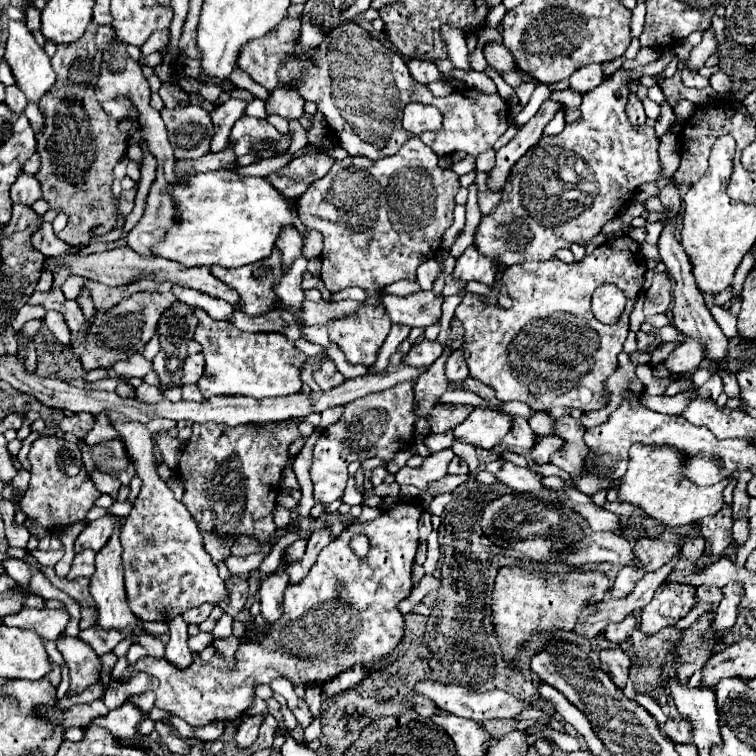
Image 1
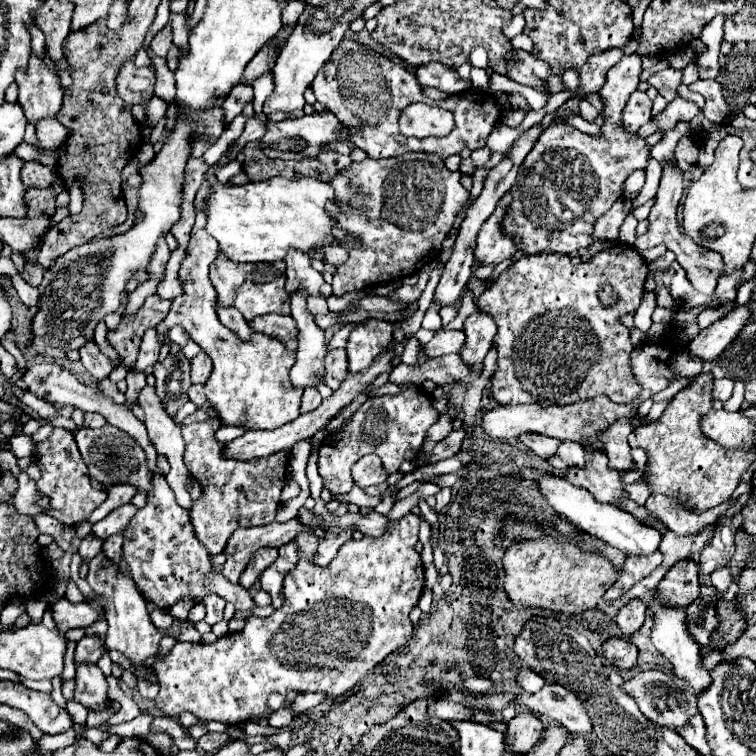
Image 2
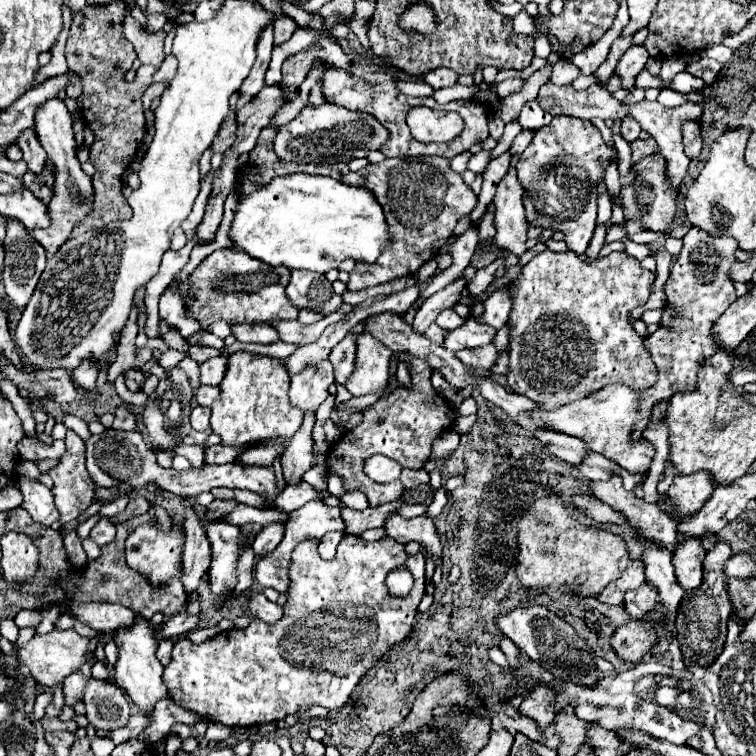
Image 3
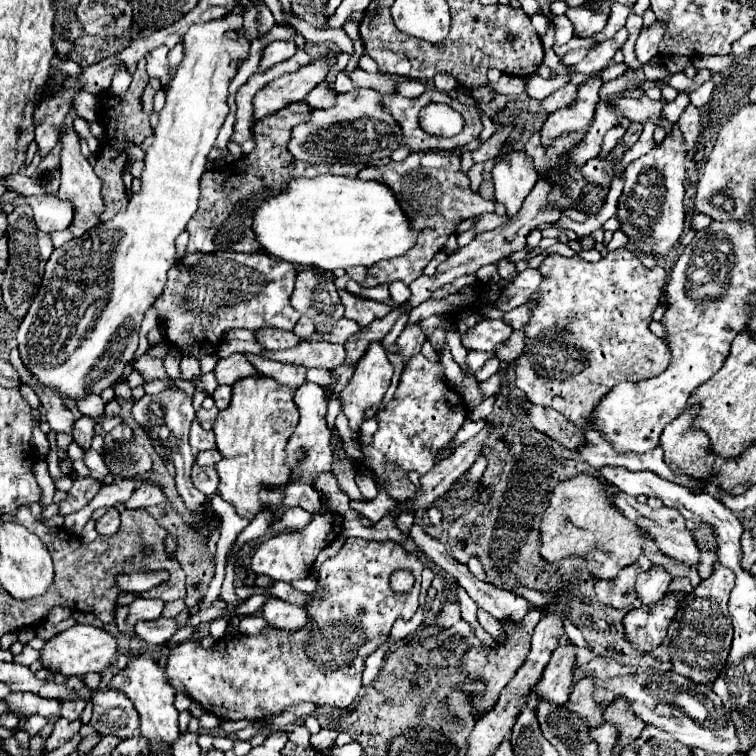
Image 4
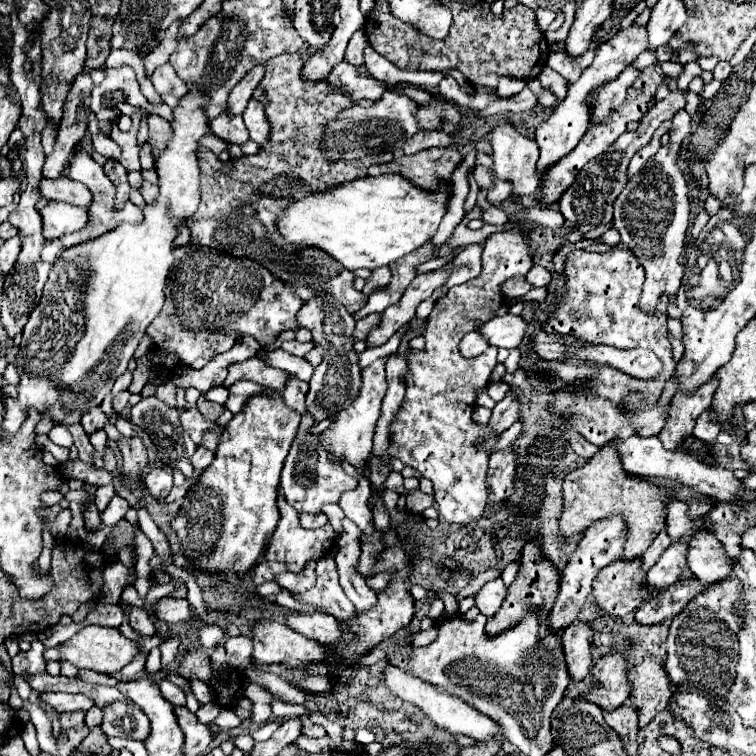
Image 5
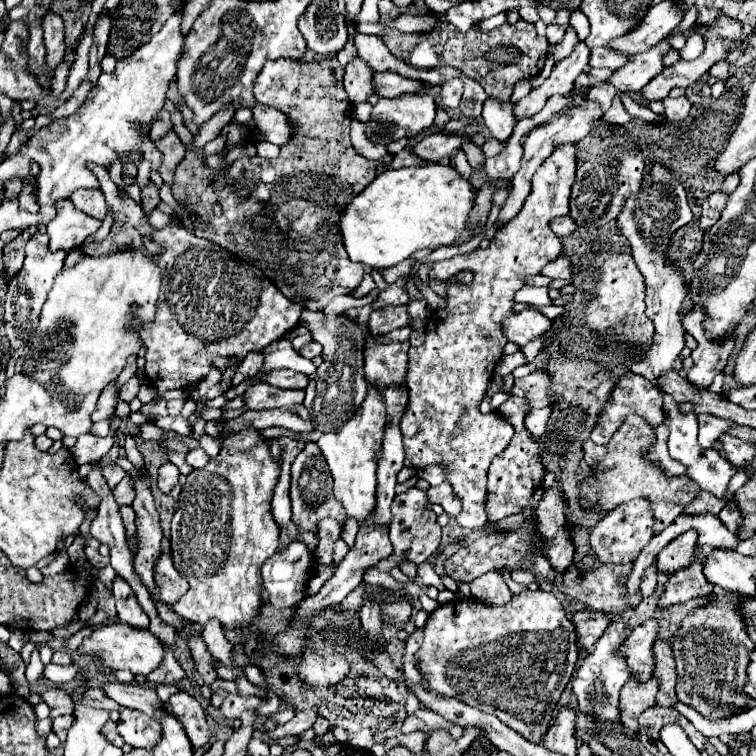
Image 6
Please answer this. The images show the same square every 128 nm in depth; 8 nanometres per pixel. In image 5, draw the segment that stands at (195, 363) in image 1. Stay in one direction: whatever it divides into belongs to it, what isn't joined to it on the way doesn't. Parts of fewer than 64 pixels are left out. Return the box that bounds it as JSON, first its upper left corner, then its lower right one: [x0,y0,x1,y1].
[224,358,288,392]

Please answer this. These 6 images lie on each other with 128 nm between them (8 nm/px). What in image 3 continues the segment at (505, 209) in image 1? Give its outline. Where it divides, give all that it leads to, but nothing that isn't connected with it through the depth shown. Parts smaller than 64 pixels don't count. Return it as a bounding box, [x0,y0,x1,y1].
[516,46,658,254]

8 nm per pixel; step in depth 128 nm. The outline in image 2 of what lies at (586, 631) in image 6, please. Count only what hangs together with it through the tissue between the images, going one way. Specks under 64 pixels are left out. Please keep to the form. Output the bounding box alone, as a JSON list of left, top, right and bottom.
[504,712,544,754]

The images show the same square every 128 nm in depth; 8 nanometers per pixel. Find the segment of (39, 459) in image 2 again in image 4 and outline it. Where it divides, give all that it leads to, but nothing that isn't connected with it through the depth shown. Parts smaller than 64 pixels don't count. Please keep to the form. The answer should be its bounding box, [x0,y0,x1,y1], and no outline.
[58,416,102,516]

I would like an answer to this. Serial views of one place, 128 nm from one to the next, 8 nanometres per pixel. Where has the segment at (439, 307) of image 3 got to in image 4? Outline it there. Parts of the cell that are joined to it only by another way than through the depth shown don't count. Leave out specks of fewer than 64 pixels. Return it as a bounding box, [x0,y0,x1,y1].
[396,322,426,358]

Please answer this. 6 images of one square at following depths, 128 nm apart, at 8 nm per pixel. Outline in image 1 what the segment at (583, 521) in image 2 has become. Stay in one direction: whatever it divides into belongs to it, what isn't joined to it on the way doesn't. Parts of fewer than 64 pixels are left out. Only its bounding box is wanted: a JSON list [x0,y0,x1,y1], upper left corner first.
[486,458,620,532]

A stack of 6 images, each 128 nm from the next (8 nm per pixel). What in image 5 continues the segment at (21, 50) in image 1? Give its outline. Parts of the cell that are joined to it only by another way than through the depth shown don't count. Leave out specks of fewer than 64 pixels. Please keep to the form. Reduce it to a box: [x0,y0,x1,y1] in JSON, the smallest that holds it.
[60,146,142,248]

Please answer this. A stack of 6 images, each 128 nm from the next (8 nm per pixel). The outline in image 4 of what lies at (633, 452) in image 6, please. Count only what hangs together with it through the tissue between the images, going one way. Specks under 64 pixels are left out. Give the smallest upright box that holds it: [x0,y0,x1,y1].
[540,476,644,580]

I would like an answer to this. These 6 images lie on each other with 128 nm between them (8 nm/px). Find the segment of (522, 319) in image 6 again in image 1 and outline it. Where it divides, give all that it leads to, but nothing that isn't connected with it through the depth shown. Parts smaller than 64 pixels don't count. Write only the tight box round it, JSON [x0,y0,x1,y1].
[402,340,442,366]

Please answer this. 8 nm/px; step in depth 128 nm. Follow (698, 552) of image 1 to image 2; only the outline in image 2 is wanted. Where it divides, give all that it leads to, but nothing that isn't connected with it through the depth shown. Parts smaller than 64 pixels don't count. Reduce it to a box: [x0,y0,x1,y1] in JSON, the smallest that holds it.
[646,482,751,536]

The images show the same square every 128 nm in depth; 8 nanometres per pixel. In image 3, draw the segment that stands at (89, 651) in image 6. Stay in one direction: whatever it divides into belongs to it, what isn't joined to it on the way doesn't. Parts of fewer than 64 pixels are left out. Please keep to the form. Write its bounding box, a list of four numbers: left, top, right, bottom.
[16,628,88,688]

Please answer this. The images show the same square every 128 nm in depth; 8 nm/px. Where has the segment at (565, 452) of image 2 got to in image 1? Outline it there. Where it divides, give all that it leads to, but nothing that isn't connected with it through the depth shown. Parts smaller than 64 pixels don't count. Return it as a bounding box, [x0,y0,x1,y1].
[530,436,560,464]

